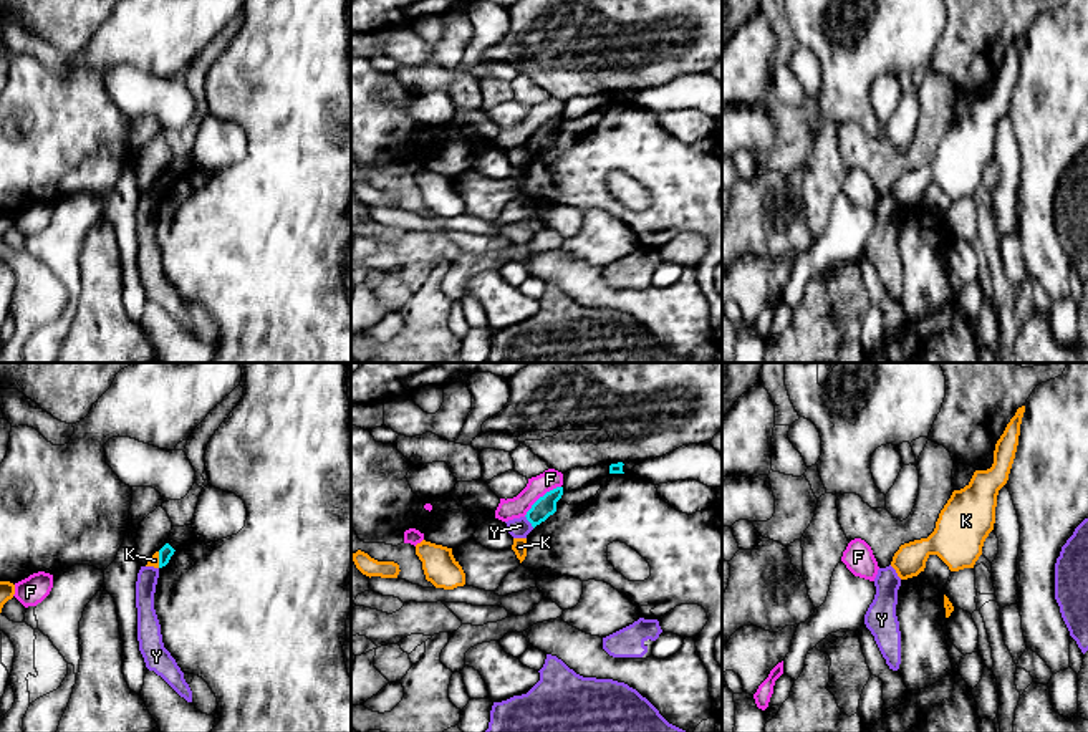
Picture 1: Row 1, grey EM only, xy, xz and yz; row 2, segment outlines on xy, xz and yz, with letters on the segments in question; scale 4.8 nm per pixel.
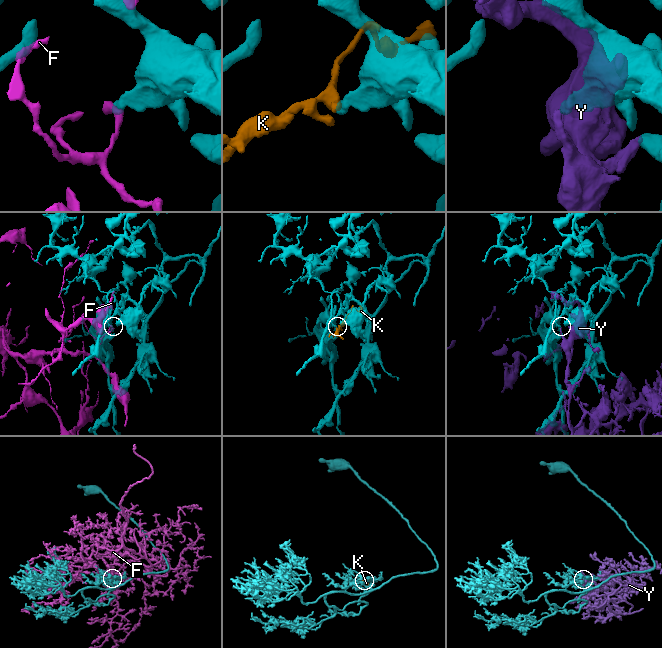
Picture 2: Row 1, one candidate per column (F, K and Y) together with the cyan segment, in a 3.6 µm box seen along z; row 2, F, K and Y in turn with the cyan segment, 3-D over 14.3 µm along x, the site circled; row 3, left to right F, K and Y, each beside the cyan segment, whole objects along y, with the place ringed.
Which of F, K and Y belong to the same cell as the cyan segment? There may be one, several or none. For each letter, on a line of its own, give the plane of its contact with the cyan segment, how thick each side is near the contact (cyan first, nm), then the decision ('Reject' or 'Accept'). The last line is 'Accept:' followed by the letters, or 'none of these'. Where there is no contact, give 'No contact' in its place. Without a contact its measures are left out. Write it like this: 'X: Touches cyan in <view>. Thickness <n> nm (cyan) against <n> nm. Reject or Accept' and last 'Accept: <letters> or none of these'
F: Touches cyan in xz. Thickness 100 nm (cyan) against 100 nm. Reject
K: Touches cyan in xy. Thickness 70 nm (cyan) against 50 nm. Reject
Y: Touches cyan in xz. Thickness 100 nm (cyan) against 100 nm. Reject
Accept: none of these

